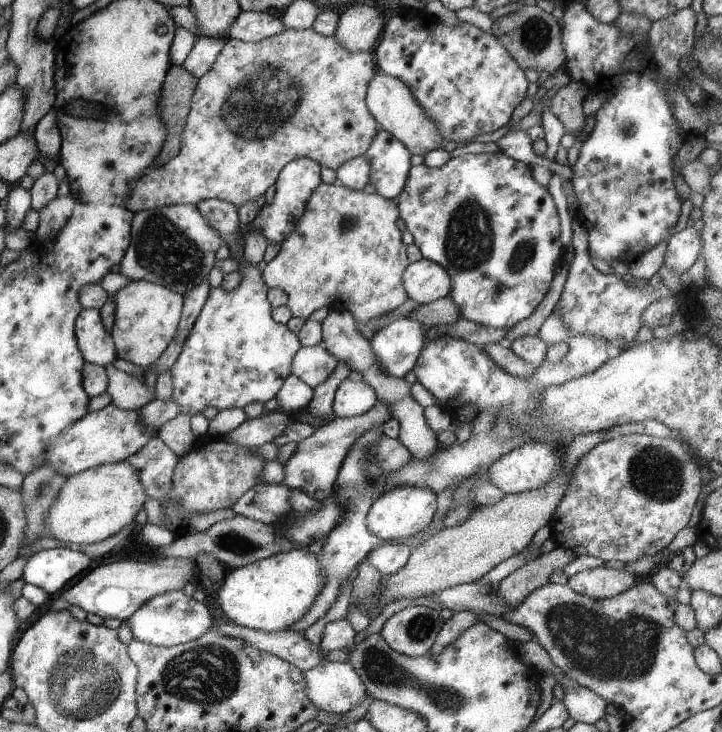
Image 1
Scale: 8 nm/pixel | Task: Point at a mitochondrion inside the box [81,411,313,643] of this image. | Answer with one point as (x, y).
(240, 542)

